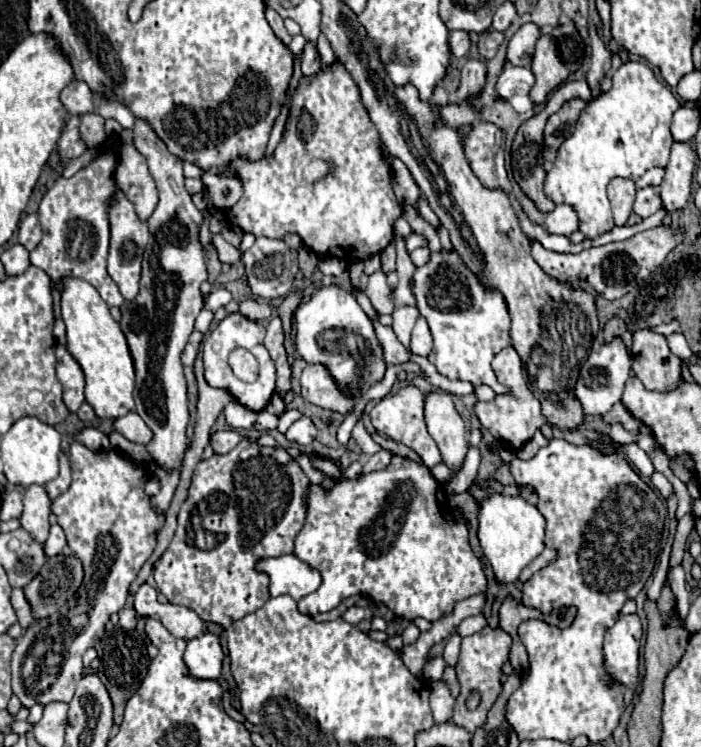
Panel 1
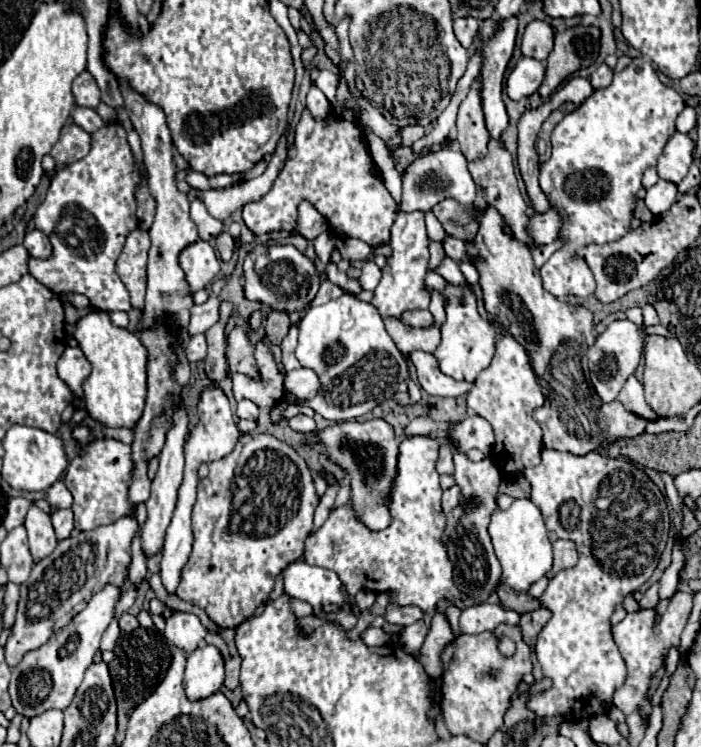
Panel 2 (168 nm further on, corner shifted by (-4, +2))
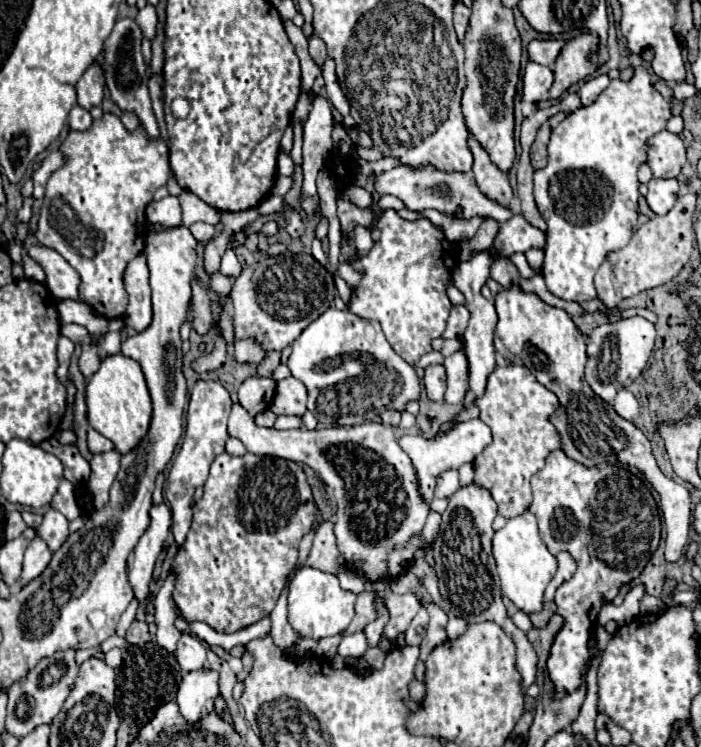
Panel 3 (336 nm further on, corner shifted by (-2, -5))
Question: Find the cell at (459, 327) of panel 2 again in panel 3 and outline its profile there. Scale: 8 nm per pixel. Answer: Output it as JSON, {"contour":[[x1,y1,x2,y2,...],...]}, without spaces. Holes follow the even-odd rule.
{"contour":[[464,350,454,352,444,360,444,368,448,374,448,390,444,400,448,404,460,404,468,390,468,360]]}

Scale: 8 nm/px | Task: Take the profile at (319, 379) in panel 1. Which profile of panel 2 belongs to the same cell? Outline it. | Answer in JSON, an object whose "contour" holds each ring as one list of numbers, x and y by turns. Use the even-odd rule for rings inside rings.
{"contour":[[300,367,286,373,286,395,296,399,312,399,318,393,318,375,312,369]]}

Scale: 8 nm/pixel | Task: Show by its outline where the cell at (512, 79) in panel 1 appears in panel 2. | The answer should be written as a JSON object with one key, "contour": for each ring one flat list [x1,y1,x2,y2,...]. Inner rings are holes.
{"contour":[[522,57,510,71,506,79,506,91,510,99,524,99,538,91,542,79,544,79,546,65,538,59]]}

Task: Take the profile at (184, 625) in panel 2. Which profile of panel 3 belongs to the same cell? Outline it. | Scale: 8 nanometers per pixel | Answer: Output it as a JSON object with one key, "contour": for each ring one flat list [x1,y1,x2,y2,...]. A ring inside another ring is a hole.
{"contour":[[182,634,176,648,176,660,184,672,202,670,206,662,206,646,196,636]]}

